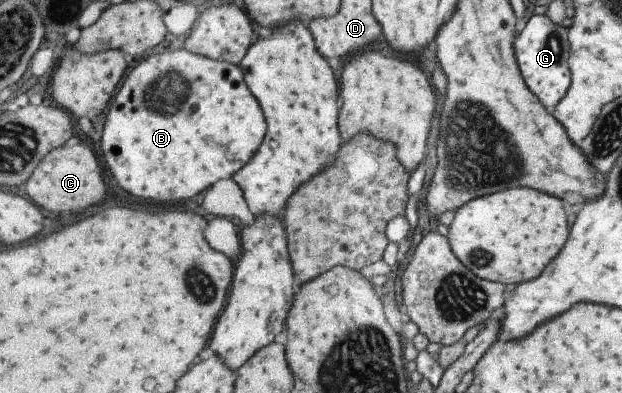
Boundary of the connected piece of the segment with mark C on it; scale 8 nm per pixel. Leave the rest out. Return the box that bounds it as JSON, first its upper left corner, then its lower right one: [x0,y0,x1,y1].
[26,144,108,212]

